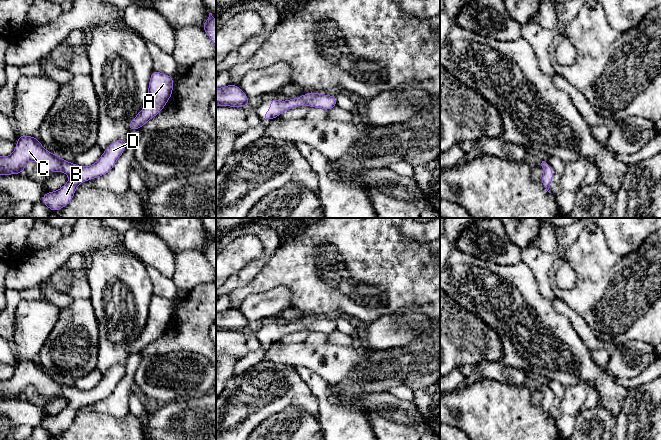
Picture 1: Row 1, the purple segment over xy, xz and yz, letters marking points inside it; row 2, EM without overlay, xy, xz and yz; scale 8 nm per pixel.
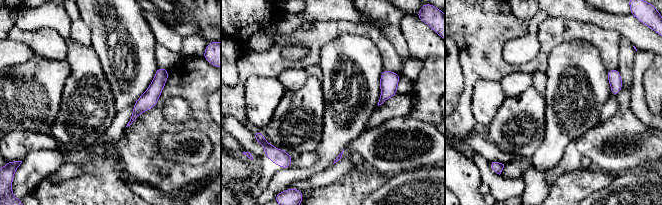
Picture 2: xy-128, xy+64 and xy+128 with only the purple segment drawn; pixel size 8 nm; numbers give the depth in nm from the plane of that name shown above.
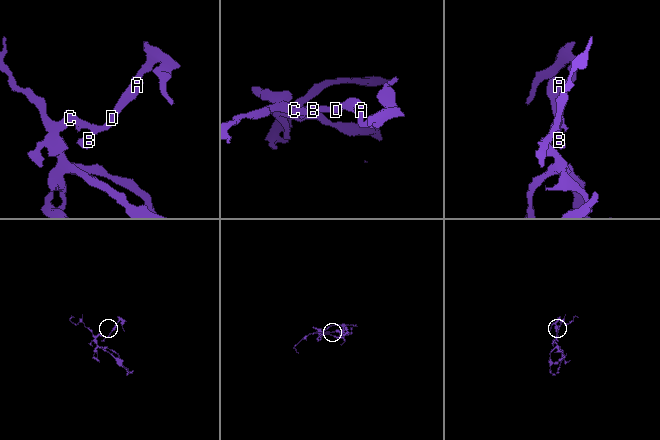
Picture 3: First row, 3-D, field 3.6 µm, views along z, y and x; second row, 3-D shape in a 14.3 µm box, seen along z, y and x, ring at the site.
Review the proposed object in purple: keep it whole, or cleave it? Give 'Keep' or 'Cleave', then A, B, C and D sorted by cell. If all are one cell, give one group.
Keep. Groups: A B C D

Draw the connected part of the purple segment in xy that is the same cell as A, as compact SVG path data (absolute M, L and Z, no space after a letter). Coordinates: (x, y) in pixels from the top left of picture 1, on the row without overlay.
M153 294L150 300L148 318L142 334L131 343L128 354L141 353L149 344L158 339L172 320L174 301Z

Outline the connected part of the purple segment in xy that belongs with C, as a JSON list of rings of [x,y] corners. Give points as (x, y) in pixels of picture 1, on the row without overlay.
[[[19,359],[13,377],[6,381],[0,380],[0,399],[24,397],[24,392],[29,385],[44,387],[45,392],[49,393],[51,397],[63,396],[69,399],[68,406],[59,414],[46,416],[42,421],[41,426],[52,436],[55,436],[71,426],[76,411],[82,406],[109,397],[125,373],[126,363],[115,364],[102,377],[96,387],[91,390],[79,390],[47,375],[34,360]]]

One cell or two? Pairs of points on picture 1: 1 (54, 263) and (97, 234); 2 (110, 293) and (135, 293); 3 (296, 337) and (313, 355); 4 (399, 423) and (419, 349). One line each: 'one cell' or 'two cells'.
1: one cell
2: one cell
3: two cells
4: two cells

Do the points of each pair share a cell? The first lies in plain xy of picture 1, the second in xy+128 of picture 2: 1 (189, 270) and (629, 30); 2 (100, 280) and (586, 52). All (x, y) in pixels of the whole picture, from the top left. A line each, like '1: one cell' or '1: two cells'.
1: one cell
2: one cell

